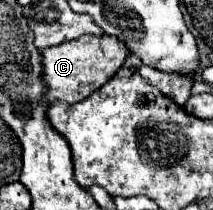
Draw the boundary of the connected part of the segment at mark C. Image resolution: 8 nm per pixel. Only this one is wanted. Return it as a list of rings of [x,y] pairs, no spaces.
[[[83,35],[75,41],[43,49],[43,81],[49,101],[77,103],[105,85],[131,55],[131,49],[113,35]]]

